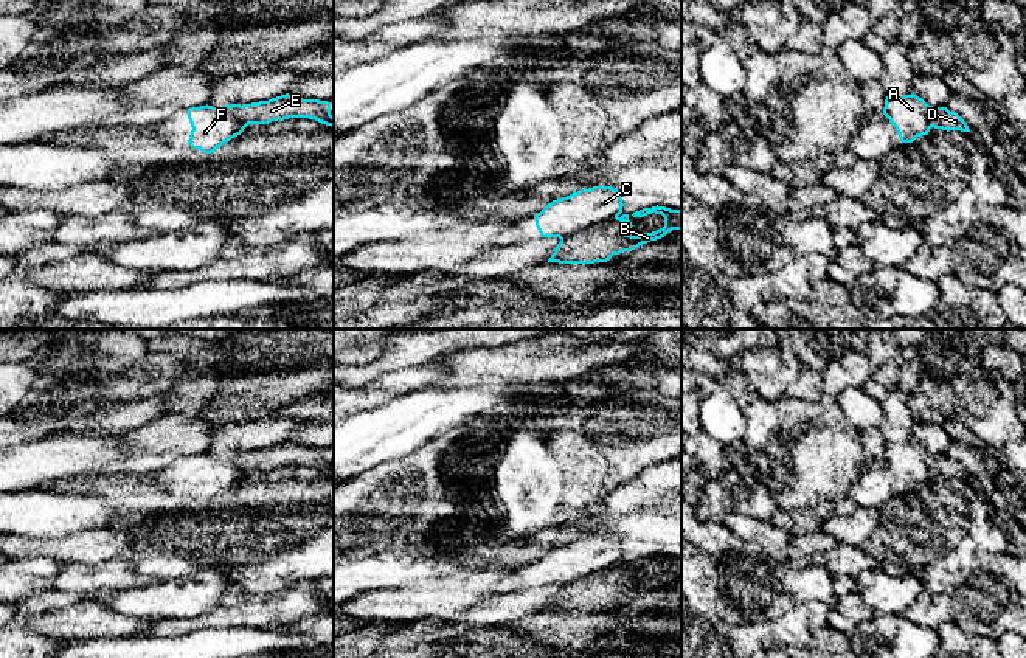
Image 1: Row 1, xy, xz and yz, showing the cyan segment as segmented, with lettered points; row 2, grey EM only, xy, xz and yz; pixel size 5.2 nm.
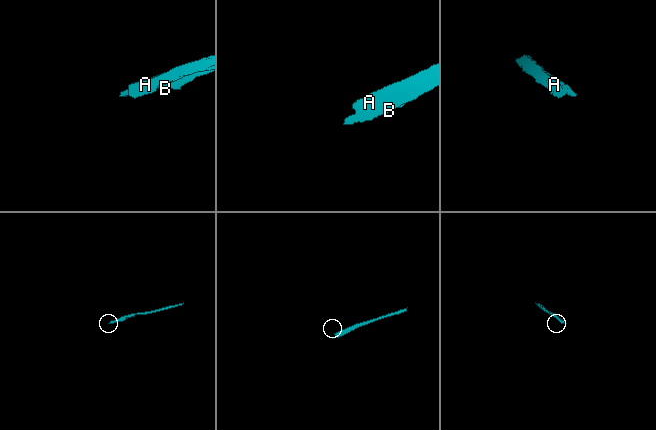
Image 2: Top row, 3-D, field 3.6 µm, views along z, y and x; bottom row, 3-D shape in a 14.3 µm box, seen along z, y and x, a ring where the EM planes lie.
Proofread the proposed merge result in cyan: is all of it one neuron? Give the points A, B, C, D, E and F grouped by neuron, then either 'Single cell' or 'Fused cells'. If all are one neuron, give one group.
Groups: A C F / B D E. Fused cells

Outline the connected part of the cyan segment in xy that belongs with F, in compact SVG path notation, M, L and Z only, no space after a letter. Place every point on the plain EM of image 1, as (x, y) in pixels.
M241 452L189 455L186 462L192 478L188 492L192 497L211 501L224 490L241 483L247 472L239 467L239 455Z

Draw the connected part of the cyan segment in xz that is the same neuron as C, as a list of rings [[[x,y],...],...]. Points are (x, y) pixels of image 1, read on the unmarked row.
[[[593,534],[553,548],[534,562],[542,585],[576,582],[591,573],[605,571],[622,560],[621,539],[612,534]]]

